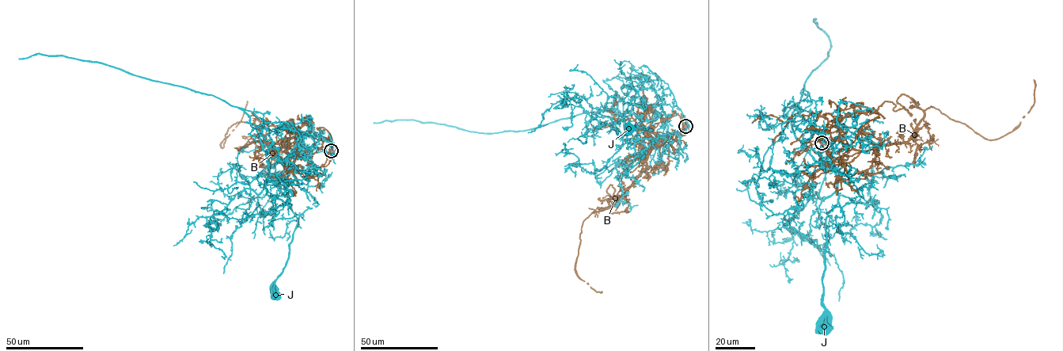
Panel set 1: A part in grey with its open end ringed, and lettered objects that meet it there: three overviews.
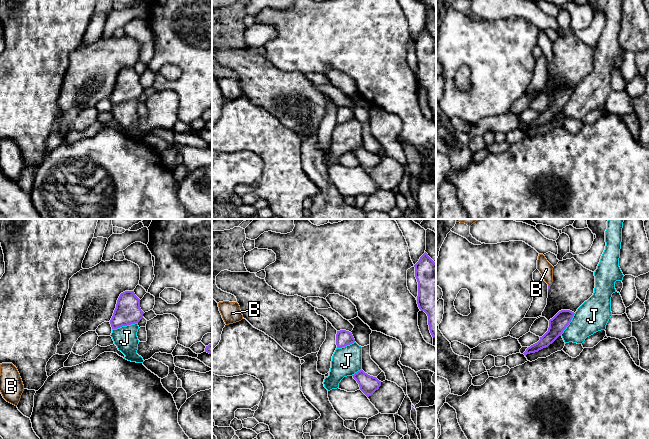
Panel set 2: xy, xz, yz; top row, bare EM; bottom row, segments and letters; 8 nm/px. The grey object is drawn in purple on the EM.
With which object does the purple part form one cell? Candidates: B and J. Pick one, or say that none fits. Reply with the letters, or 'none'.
B

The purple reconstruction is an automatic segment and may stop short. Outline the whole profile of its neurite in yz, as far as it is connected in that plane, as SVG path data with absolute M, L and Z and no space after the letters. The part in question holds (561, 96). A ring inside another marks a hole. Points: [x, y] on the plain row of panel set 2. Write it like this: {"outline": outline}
{"outline": "M570 86L559 87L552 95L549 96L548 107L540 113L540 116L531 121L523 129L525 132L530 129L538 128L539 126L548 123L552 120L566 105L571 98L574 88Z"}

